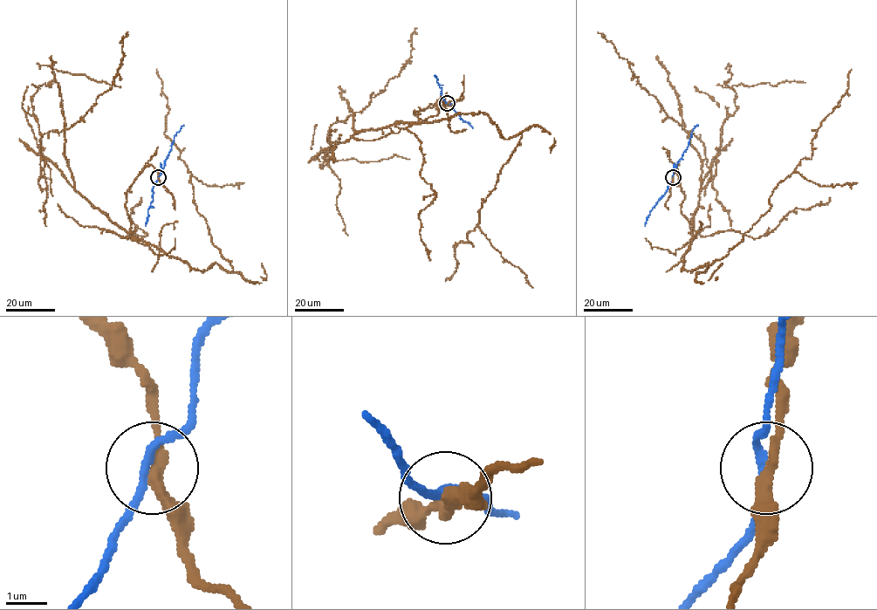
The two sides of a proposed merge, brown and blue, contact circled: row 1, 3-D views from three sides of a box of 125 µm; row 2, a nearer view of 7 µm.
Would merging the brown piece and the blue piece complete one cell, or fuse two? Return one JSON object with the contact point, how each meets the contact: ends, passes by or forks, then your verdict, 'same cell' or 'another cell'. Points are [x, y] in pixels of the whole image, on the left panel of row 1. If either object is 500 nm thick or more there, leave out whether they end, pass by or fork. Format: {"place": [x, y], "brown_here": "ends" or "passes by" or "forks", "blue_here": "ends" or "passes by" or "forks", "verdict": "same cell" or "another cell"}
{"place": [158, 177], "brown_here": "passes by", "blue_here": "passes by", "verdict": "another cell"}

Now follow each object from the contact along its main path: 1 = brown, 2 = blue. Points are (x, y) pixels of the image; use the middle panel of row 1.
1: (447, 103), (415, 114), (483, 113), (522, 137), (446, 281)
2: (447, 103), (473, 128)

